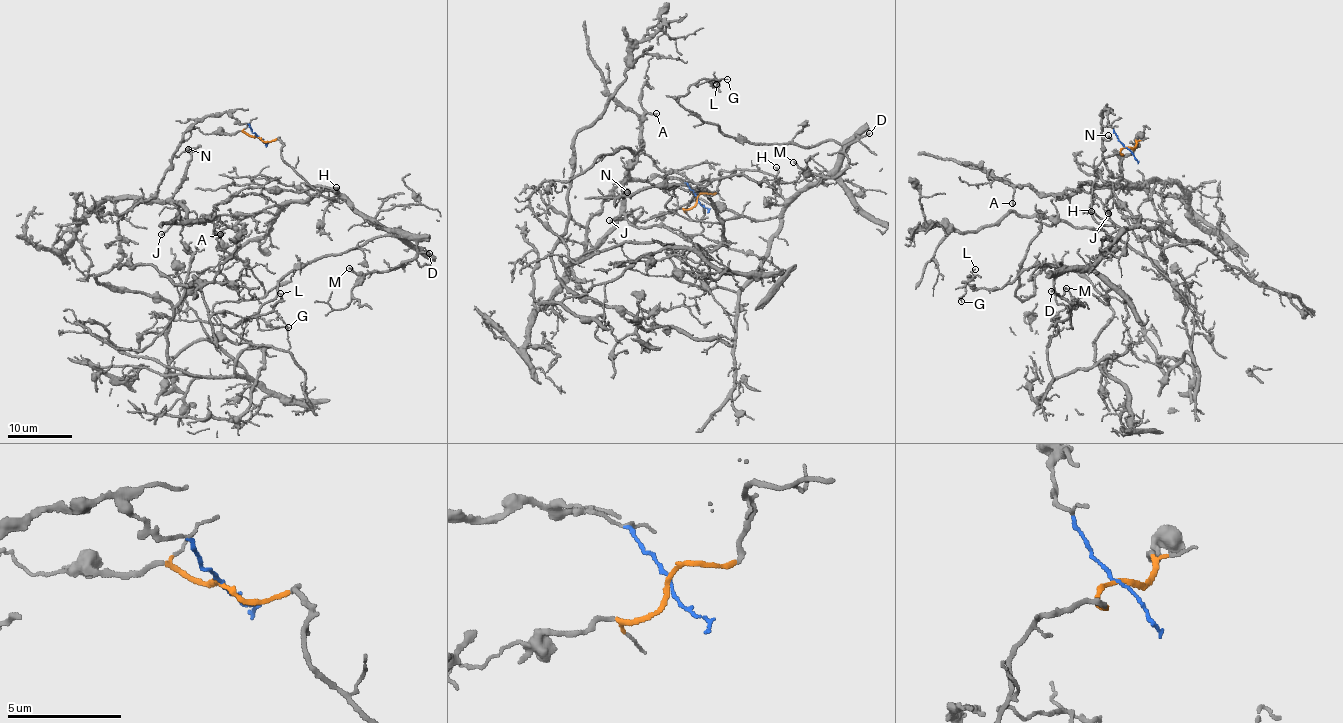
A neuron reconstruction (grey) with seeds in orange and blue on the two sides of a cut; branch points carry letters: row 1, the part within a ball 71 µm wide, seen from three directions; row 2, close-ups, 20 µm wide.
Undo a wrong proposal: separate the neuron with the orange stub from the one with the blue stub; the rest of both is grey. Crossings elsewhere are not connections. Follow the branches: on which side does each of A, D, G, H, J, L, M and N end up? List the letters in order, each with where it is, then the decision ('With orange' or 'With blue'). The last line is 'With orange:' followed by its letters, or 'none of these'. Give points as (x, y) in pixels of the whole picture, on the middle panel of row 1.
A: Place: (656, 113). With blue
D: Place: (869, 133). With orange
G: Place: (727, 79). With orange
H: Place: (776, 167). With orange
J: Place: (609, 220). With blue
L: Place: (716, 84). With orange
M: Place: (793, 162). With orange
N: Place: (627, 192). With blue
With orange: D, G, H, L, M

